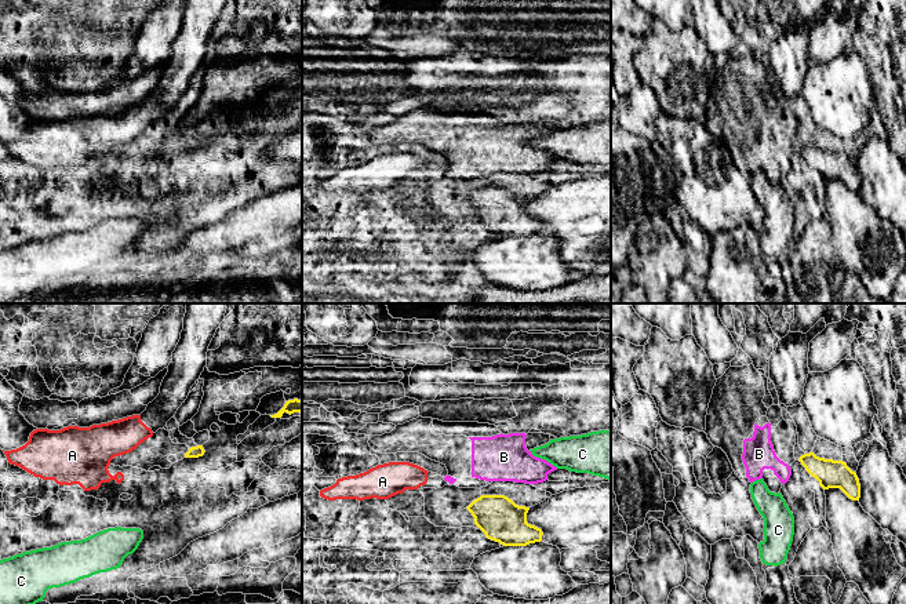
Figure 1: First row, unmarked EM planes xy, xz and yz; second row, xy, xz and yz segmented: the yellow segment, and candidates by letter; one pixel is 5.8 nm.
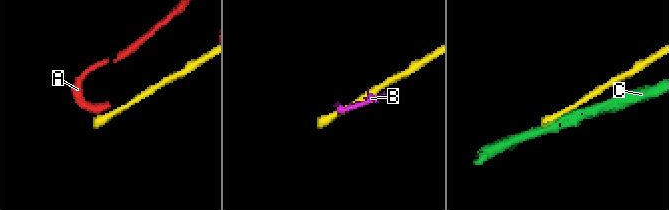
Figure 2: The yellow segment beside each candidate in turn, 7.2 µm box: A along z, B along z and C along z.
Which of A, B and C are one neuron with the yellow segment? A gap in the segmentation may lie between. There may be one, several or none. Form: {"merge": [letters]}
{"merge": []}

